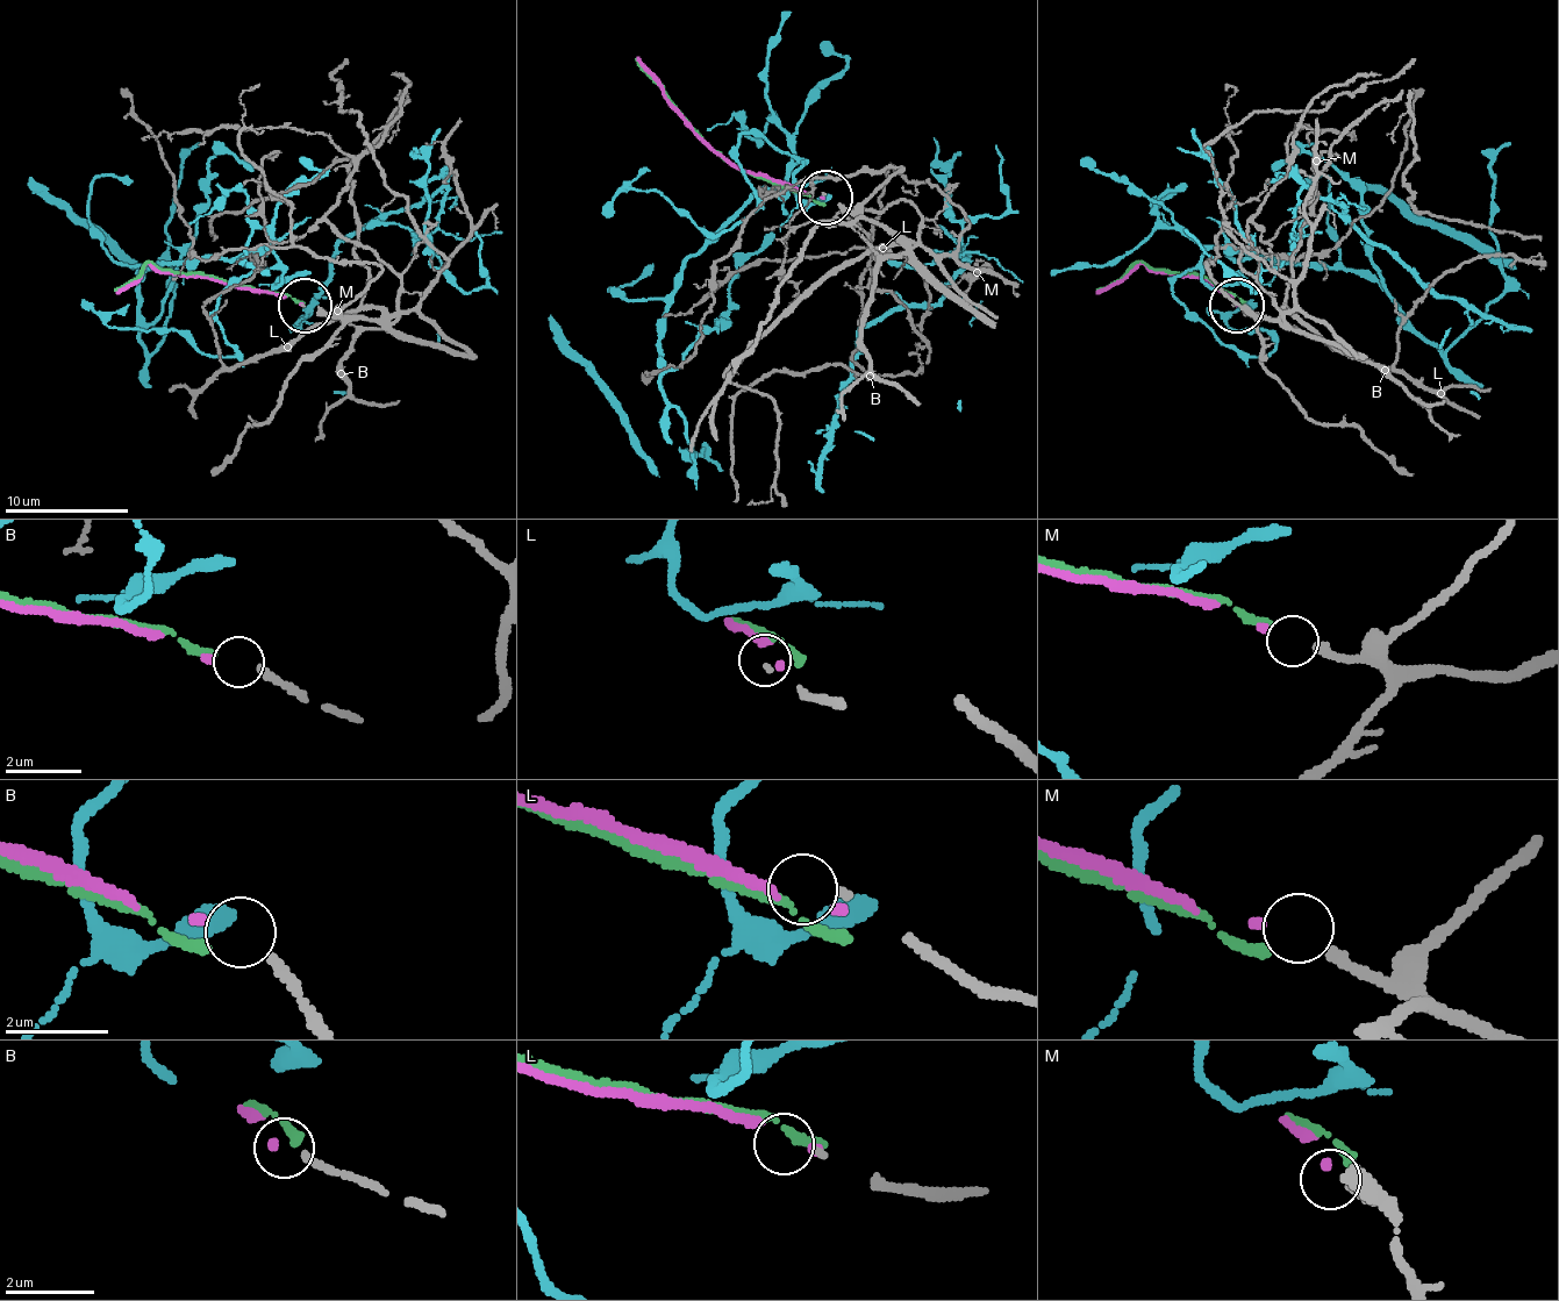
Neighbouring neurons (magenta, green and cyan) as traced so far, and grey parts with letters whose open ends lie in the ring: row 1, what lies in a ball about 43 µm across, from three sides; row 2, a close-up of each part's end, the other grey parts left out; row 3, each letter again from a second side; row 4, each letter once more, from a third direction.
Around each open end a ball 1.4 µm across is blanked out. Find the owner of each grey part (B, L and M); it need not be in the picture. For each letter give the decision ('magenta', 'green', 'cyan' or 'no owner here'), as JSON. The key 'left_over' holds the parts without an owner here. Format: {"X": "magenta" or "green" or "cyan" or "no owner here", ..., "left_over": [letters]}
{"B": "green", "L": "no owner here", "M": "magenta", "left_over": ["L"]}

